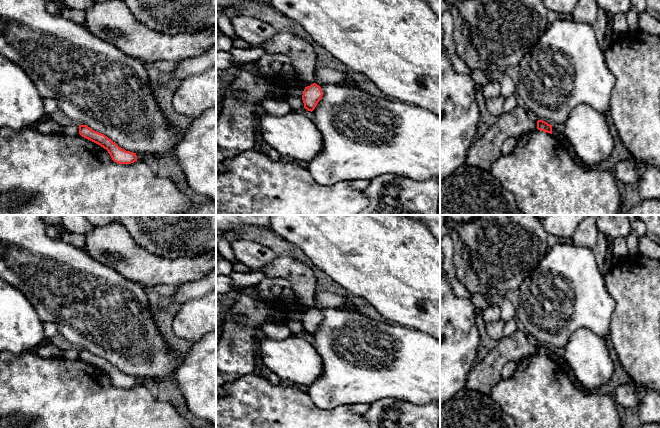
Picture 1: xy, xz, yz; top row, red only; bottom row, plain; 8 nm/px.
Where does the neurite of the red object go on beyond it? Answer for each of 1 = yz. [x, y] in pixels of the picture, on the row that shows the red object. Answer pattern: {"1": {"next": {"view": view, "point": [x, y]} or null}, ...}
{"1": {"next": null}}

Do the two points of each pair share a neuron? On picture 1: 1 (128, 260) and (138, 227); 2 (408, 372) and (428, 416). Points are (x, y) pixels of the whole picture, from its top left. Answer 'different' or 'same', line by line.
1: different
2: different

